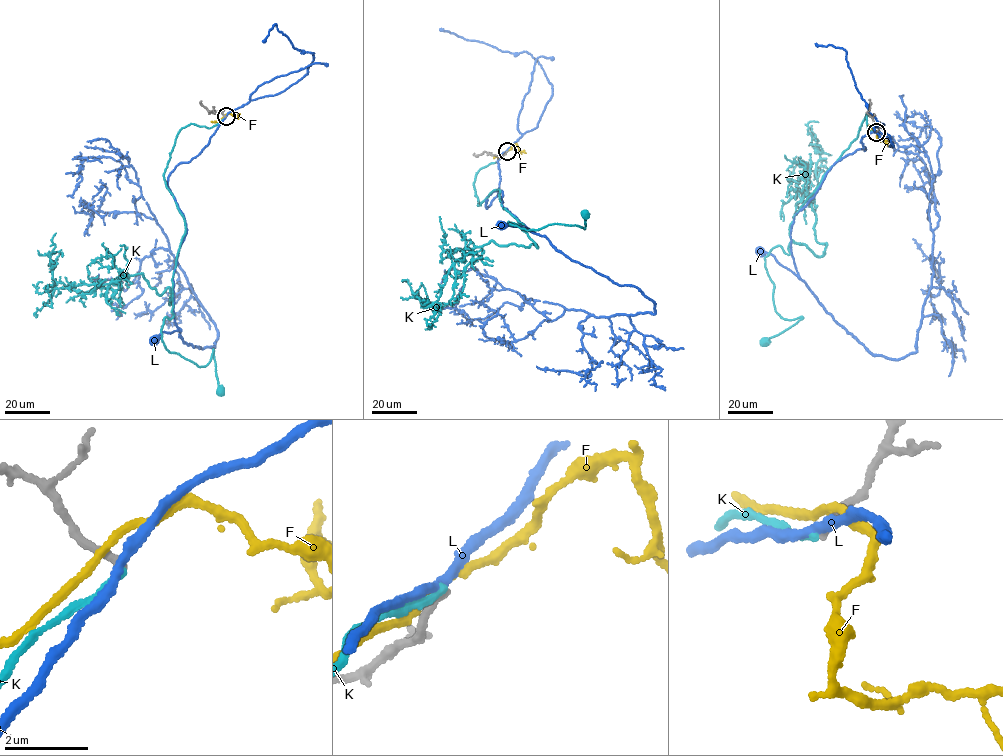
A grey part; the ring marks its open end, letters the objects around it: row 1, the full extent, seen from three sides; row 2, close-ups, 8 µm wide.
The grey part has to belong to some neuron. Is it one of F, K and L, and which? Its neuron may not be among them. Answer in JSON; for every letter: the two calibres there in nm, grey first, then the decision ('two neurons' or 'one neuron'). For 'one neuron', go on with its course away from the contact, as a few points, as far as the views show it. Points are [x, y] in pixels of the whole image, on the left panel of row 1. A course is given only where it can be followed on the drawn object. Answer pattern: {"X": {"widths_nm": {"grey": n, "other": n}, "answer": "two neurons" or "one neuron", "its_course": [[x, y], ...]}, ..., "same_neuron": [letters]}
{"F": {"widths_nm": {"grey": 220, "other": 160}, "answer": "two neurons"}, "K": {"widths_nm": {"grey": 190, "other": 140}, "answer": "two neurons"}, "L": {"widths_nm": {"grey": 200, "other": 200}, "answer": "two neurons"}, "same_neuron": []}

